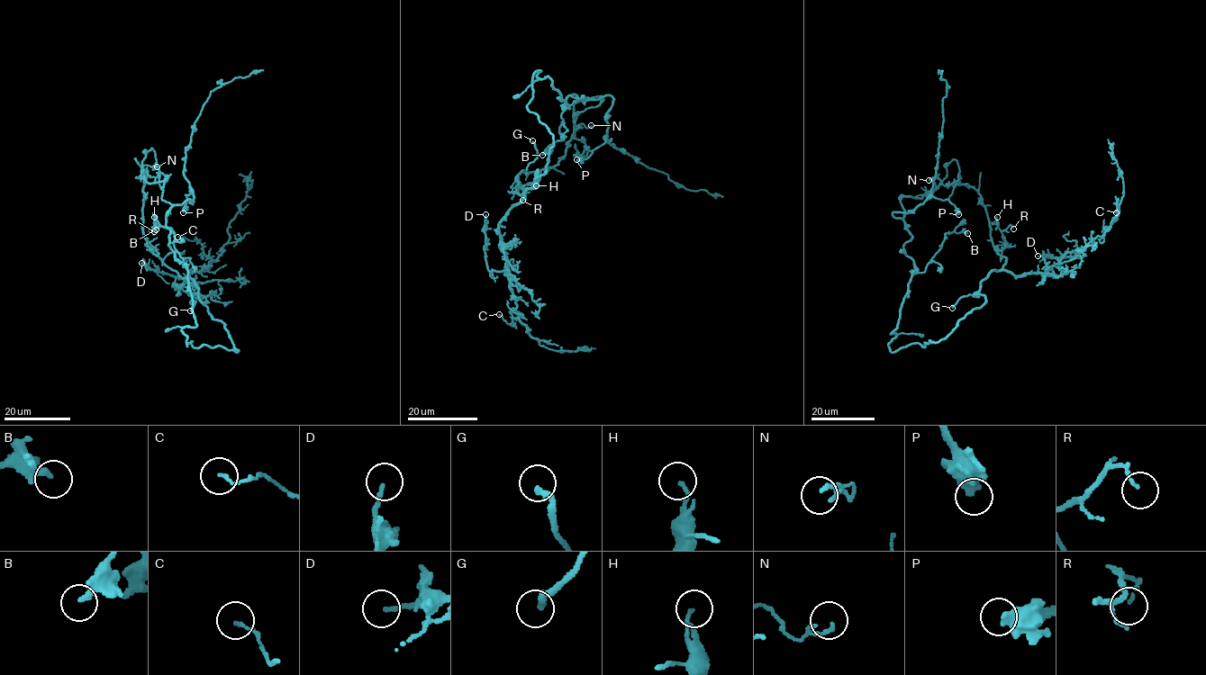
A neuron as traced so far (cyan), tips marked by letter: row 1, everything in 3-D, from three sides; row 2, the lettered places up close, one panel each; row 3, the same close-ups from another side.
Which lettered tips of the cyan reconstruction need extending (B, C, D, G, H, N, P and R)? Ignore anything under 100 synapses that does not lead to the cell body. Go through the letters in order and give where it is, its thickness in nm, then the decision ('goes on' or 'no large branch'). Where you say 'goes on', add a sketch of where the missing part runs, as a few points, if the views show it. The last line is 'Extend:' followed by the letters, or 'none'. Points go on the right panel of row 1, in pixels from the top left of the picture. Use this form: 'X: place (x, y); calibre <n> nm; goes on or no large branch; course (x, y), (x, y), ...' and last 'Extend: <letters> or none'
B: place (967, 233); calibre 280 nm; no large branch
C: place (1116, 212); calibre 120 nm; no large branch
D: place (1038, 256); calibre 160 nm; no large branch
G: place (952, 308); calibre 240 nm; goes on
H: place (997, 217); calibre 120 nm; no large branch
N: place (929, 180); calibre 130 nm; no large branch
P: place (958, 214); calibre 460 nm; no large branch
R: place (1013, 229); calibre 120 nm; no large branch
Extend: G

